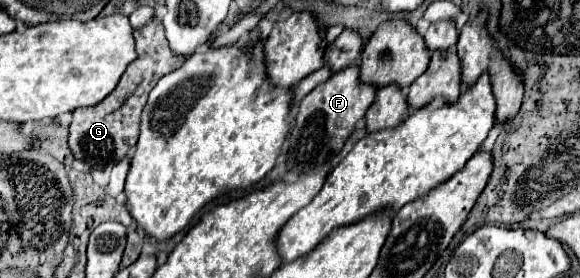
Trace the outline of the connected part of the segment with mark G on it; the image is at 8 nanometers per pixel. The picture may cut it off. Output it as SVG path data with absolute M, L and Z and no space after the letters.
M153 16L151 24L145 24L135 30L137 42L137 60L131 62L121 76L117 88L97 106L79 108L73 112L71 132L69 132L69 148L73 156L83 162L89 170L103 170L109 164L115 164L137 144L137 132L141 124L141 112L147 104L147 96L153 90L153 84L161 80L161 76L181 68L185 56L173 56L169 52L169 44L165 40L163 24L157 16Z

